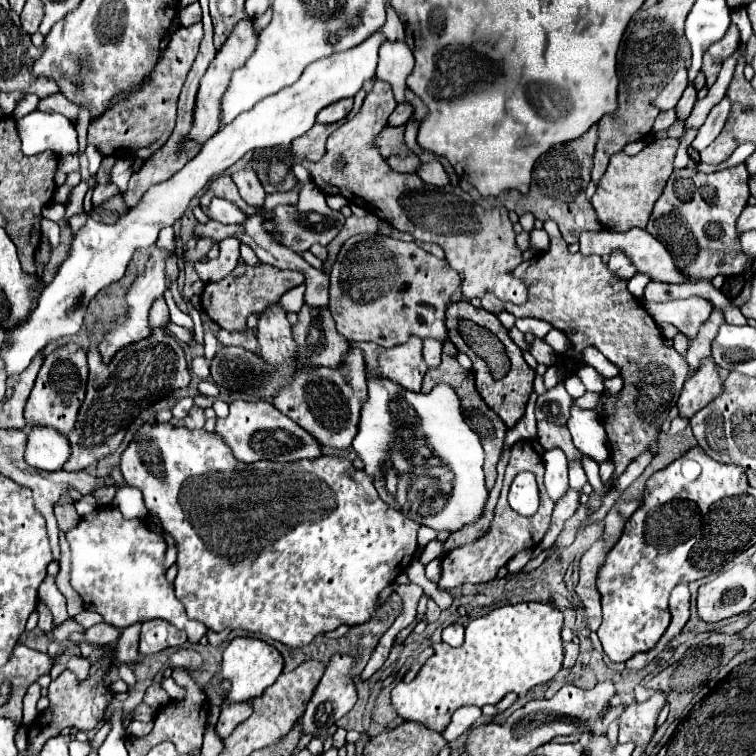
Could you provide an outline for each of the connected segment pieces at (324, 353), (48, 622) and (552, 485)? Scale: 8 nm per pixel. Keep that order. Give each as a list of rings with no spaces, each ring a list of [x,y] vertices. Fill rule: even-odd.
[[[302,306],[294,324],[294,338],[298,340],[298,360],[304,366],[334,368],[348,350],[348,340],[334,328],[328,308]]]
[[[38,602],[38,614],[40,614],[40,622],[38,622],[38,628],[40,630],[44,630],[46,634],[50,634],[52,630],[54,630],[54,620],[52,620],[52,614],[48,612],[48,608],[42,604],[42,602]]]
[[[560,448],[544,452],[542,460],[546,464],[546,474],[544,474],[546,494],[554,502],[558,502],[568,490],[568,460]]]

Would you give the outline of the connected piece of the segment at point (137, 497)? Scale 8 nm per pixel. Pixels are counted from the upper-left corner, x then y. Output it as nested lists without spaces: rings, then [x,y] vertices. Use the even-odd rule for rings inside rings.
[[[122,486],[118,494],[114,496],[113,506],[116,506],[126,518],[144,518],[146,508],[144,508],[143,495],[140,490]]]

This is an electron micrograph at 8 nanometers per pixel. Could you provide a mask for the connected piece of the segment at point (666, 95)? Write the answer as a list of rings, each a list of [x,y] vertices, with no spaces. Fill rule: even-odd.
[[[680,68],[680,70],[674,74],[672,82],[670,82],[670,84],[666,84],[666,88],[658,94],[658,98],[654,100],[654,106],[656,106],[656,108],[660,108],[660,112],[674,108],[674,106],[678,104],[680,96],[682,96],[682,92],[684,92],[686,84],[688,84],[686,68]]]

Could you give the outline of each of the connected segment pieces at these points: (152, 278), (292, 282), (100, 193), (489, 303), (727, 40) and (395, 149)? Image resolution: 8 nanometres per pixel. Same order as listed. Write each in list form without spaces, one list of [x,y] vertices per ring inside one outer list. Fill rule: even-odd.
[[[160,248],[154,250],[154,252],[156,252],[156,254],[150,256],[144,274],[136,278],[134,286],[130,288],[130,292],[128,292],[128,296],[126,296],[126,300],[128,300],[126,322],[120,324],[120,326],[116,326],[116,328],[102,340],[102,344],[98,346],[98,350],[100,350],[100,354],[102,354],[104,360],[110,360],[120,348],[124,348],[124,346],[128,346],[128,344],[132,344],[132,342],[138,342],[138,340],[150,336],[150,328],[148,328],[148,310],[150,310],[152,302],[154,302],[158,296],[162,296],[162,294],[166,292],[166,280],[168,280],[166,264],[168,264],[168,260],[172,260],[172,256],[174,256],[172,252],[166,252],[166,250],[160,250]]]
[[[238,264],[226,278],[218,282],[208,282],[202,292],[202,310],[224,330],[244,332],[246,318],[254,312],[262,312],[266,306],[280,300],[284,292],[304,284],[304,276],[294,270],[278,270],[268,264]]]
[[[108,184],[108,186],[96,186],[92,190],[92,206],[102,206],[104,200],[110,200],[114,194],[118,194],[118,188],[114,184]]]
[[[552,220],[544,222],[544,230],[550,236],[550,248],[544,254],[522,262],[514,270],[514,276],[522,278],[528,286],[528,300],[522,306],[510,306],[510,302],[502,302],[494,294],[486,294],[482,298],[482,308],[492,314],[512,310],[516,318],[532,316],[546,320],[570,336],[574,350],[564,354],[567,359],[584,365],[580,358],[582,348],[596,346],[620,368],[624,388],[618,394],[614,414],[602,418],[610,440],[610,460],[614,462],[612,480],[616,480],[642,452],[652,450],[656,454],[660,426],[668,418],[670,408],[676,406],[682,384],[688,378],[688,364],[684,356],[664,344],[654,320],[628,292],[626,280],[612,276],[600,256],[582,256],[580,252],[570,254],[568,244]]]
[[[730,24],[726,36],[722,40],[718,40],[716,44],[712,44],[706,54],[704,54],[704,64],[702,64],[702,72],[706,74],[706,82],[708,86],[714,84],[718,70],[722,66],[722,62],[740,46],[740,30],[736,24]]]
[[[388,126],[386,132],[382,132],[376,140],[376,146],[380,148],[382,156],[388,160],[388,164],[396,170],[396,172],[404,172],[404,174],[414,174],[420,168],[420,160],[418,156],[408,150],[408,146],[404,144],[404,126],[392,128]]]

